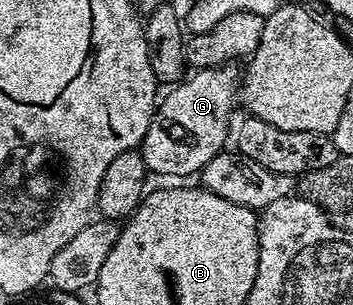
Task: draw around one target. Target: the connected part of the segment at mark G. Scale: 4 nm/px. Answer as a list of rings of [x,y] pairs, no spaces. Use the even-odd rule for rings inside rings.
[[[232,62],[223,66],[201,67],[201,72],[194,73],[192,77],[189,75],[183,82],[169,87],[172,89],[165,96],[163,93],[138,149],[149,173],[195,177],[206,166],[206,162],[210,162],[210,158],[225,151],[224,139],[230,136],[228,115],[232,107],[238,104],[236,68],[237,65]]]

